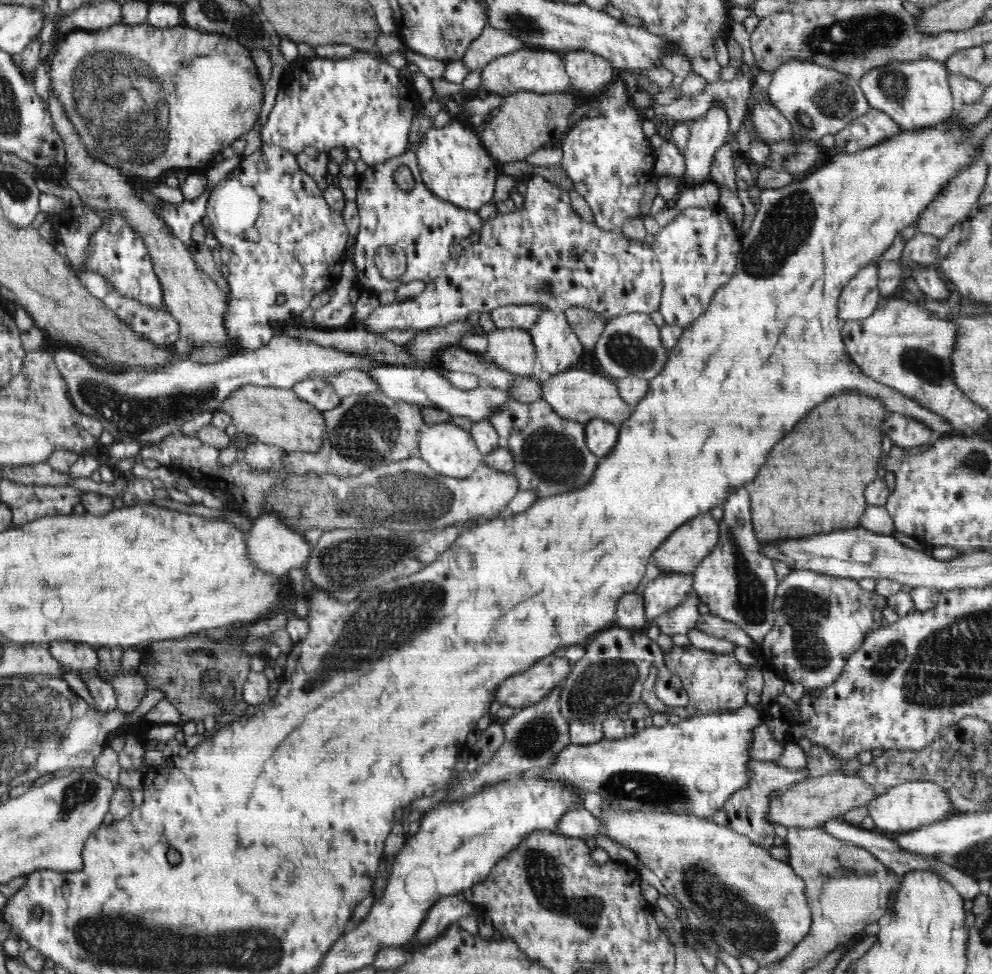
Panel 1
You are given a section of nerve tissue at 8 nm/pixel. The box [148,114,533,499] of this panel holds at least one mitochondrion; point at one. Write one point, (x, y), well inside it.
(367, 431)

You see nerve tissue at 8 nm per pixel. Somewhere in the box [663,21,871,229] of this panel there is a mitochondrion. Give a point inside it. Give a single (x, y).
(837, 101)

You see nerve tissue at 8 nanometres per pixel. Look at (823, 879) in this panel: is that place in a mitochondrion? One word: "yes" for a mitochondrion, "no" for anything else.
no

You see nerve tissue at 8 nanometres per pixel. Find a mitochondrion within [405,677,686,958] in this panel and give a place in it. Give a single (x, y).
(541, 871)

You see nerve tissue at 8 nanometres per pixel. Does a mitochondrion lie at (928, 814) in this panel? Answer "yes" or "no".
no

